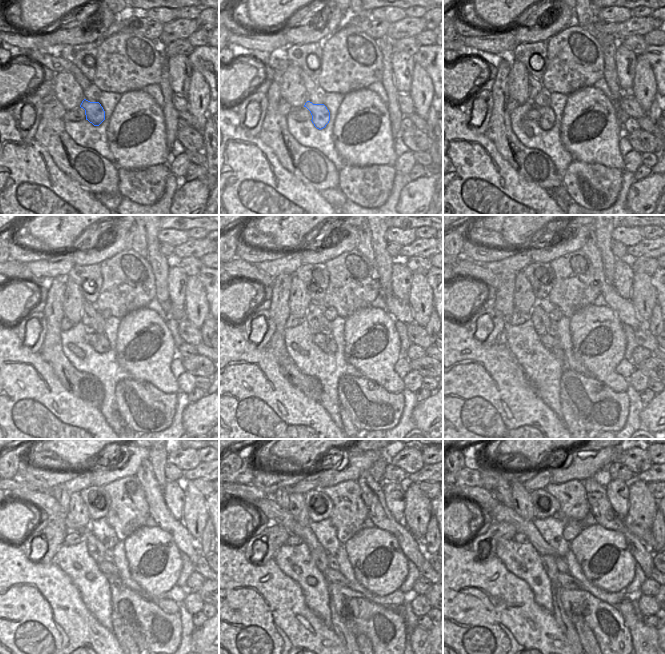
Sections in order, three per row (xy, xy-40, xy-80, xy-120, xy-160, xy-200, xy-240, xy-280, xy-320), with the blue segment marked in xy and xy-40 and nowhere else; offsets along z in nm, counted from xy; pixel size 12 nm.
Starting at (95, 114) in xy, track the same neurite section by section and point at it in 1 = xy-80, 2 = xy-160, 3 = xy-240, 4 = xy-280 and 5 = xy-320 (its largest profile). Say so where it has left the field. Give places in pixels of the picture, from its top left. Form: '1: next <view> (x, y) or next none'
1: next xy-80 (546, 121)
2: next xy-160 (330, 346)
3: next xy-240 (112, 576)
4: next xy-280 (332, 576)
5: next xy-320 (568, 582)

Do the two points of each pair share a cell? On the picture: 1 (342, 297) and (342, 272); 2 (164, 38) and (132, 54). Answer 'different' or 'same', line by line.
1: same
2: different

